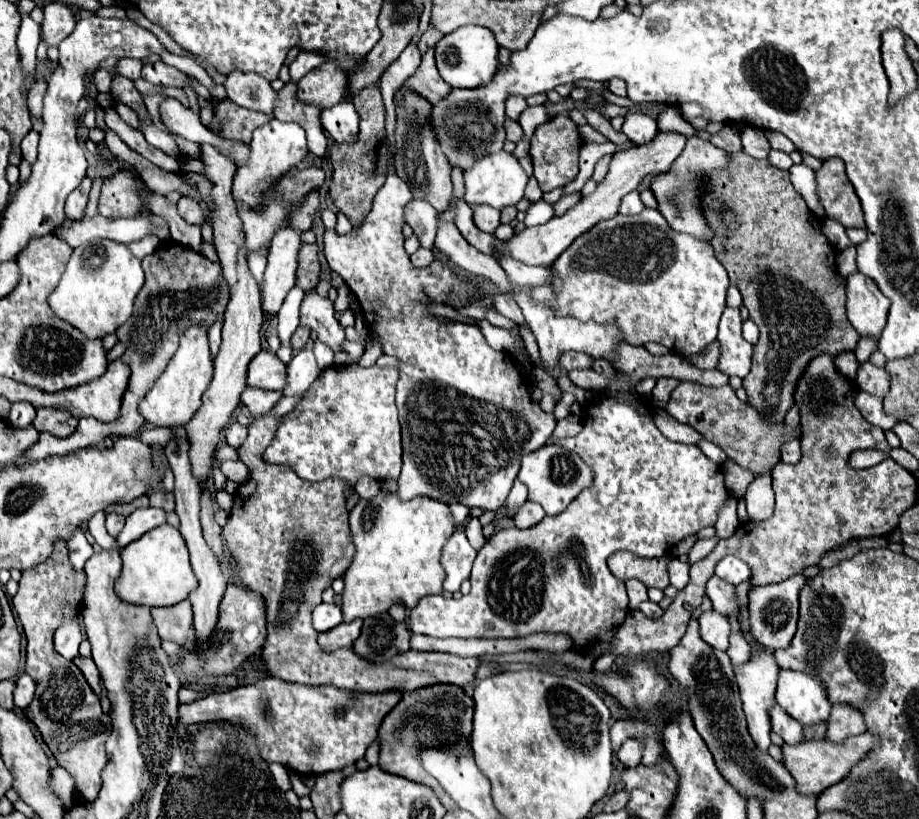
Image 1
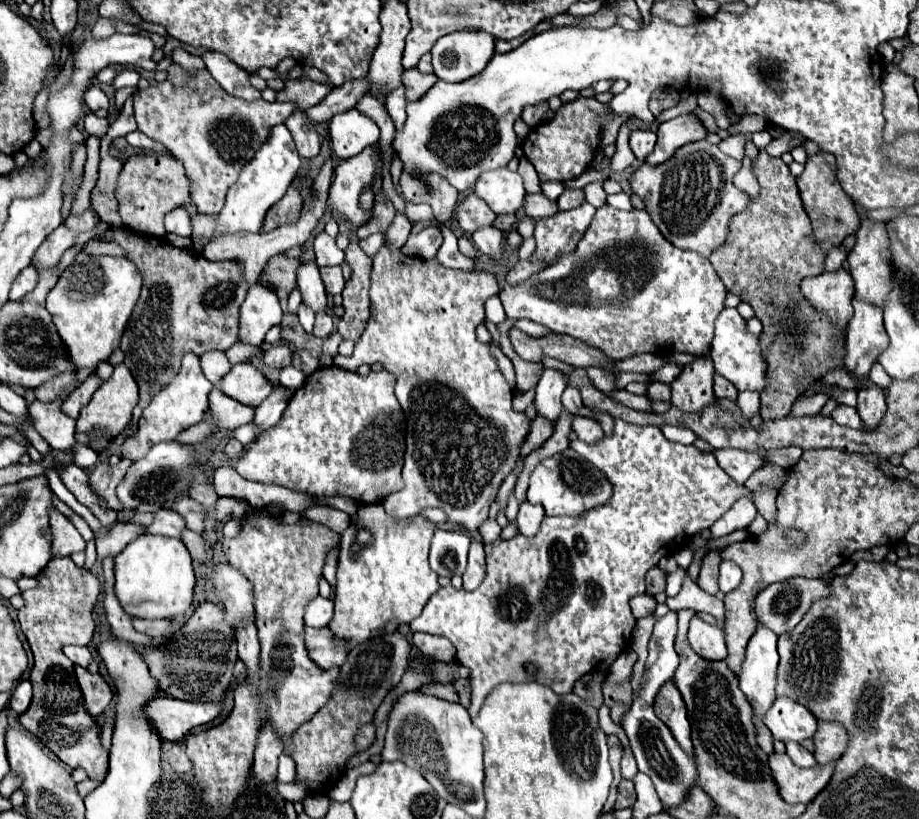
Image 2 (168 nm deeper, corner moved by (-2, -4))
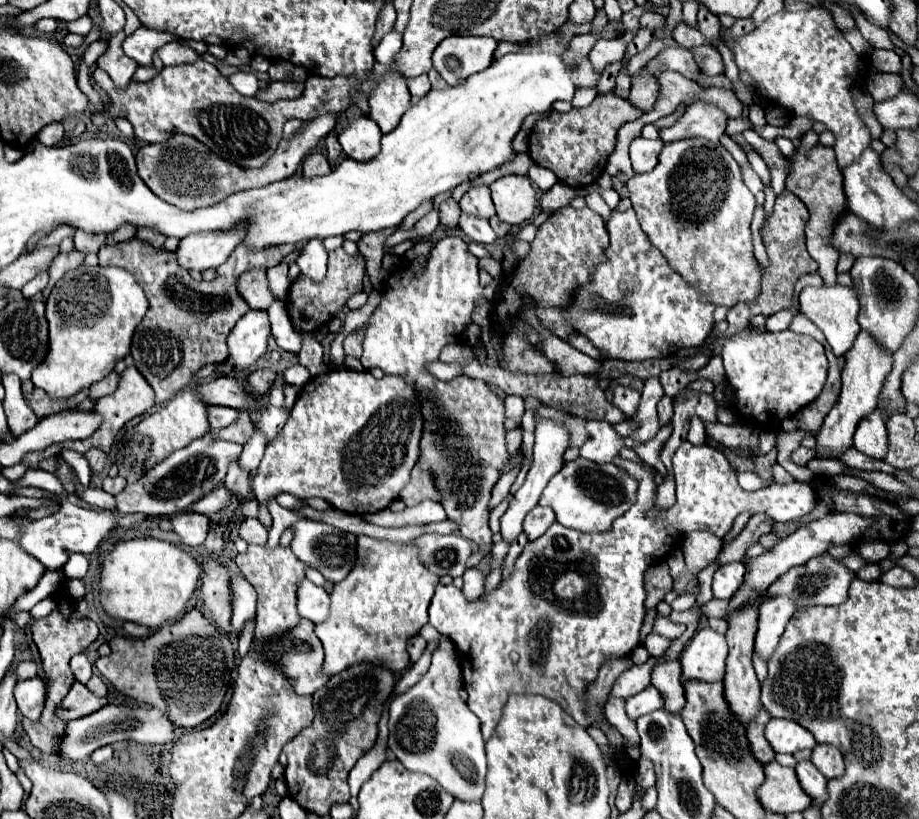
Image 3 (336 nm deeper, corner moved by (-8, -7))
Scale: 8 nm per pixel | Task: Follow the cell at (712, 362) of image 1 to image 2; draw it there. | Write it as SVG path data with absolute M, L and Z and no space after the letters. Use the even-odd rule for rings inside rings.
M699 357L691 365L685 365L679 379L675 379L675 383L671 383L671 403L673 403L673 407L677 407L683 413L695 413L695 411L701 411L707 403L713 403L715 401L713 373L715 373L713 363L707 357Z

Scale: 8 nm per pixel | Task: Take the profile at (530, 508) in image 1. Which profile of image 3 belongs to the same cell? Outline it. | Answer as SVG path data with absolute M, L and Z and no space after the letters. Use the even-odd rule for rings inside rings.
M535 506L523 522L523 530L527 534L529 540L535 540L539 536L545 534L545 530L555 522L555 514L551 508L543 508L543 506Z

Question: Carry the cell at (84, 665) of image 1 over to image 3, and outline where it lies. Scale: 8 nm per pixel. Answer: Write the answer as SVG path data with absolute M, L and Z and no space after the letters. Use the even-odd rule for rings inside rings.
M75 680L73 688L65 696L65 702L61 702L63 708L57 714L61 714L61 718L65 718L65 720L79 720L79 718L85 718L85 716L101 710L107 704L109 704L107 698L93 694L85 684Z

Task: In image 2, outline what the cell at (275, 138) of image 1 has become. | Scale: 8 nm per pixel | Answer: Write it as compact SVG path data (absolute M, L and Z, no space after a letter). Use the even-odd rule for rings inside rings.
M283 123L275 125L271 129L269 139L261 145L261 149L255 153L253 161L241 171L237 183L229 189L223 211L219 215L197 213L191 217L191 227L193 227L191 239L193 241L197 239L201 245L207 245L211 239L229 235L229 233L243 233L243 231L259 233L263 227L267 209L285 195L285 191L291 185L291 181L295 179L299 167L301 167L301 157L297 153L297 147L295 147L295 141L293 141L289 129Z

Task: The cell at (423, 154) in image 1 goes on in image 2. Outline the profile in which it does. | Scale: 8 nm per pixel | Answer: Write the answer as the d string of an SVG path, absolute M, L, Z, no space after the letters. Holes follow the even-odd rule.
M403 173L399 183L401 183L403 197L407 201L419 199L419 201L411 201L411 203L429 203L433 207L435 217L441 223L447 223L453 217L459 193L443 177L427 175L423 181L417 181L417 179L411 179L407 173Z

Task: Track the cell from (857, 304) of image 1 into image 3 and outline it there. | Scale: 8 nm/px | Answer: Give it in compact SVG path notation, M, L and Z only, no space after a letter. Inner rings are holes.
M861 330L853 348L845 354L845 368L841 372L843 378L843 388L839 394L837 404L833 410L827 414L819 434L817 434L817 454L823 454L825 450L833 452L843 452L853 446L853 434L857 428L857 422L865 418L865 414L873 412L877 408L877 398L883 390L885 378L889 376L893 368L893 354L877 342L867 330Z

